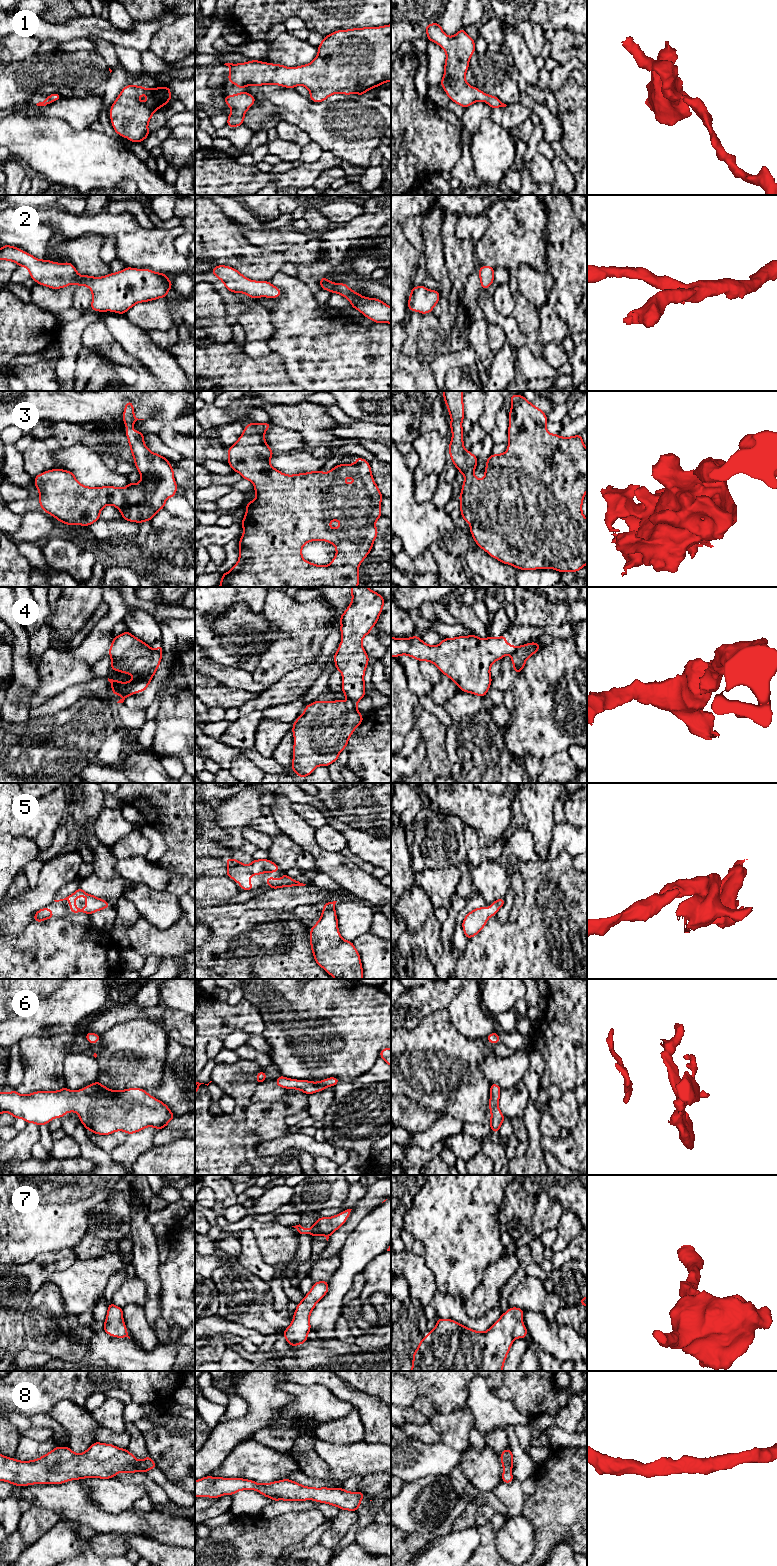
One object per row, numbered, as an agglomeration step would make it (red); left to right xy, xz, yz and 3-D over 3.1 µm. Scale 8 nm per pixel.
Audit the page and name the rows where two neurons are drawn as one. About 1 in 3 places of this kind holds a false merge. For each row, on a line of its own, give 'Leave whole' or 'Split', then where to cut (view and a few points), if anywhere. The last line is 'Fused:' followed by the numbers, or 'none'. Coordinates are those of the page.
1: Leave whole. No split
2: Leave whole. No split
3: Leave whole. No split
4: Split. Split along yz (517, 647), (511, 654)
5: Leave whole. No split
6: Leave whole. No split
7: Leave whole. No split
8: Leave whole. No split
Fused: 4

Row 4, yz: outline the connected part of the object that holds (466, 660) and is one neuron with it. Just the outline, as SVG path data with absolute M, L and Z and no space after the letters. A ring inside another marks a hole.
M474 634L444 638L436 646L426 644L417 635L412 638L391 637L392 657L408 655L420 662L429 661L448 676L461 692L481 697L485 697L491 687L490 667L516 649L516 646L506 642L504 634L486 639Z

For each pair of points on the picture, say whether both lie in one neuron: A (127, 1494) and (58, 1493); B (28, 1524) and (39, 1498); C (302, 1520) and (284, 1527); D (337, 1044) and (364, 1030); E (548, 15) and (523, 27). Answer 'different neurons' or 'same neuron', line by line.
A: different neurons
B: different neurons
C: same neuron
D: different neurons
E: different neurons

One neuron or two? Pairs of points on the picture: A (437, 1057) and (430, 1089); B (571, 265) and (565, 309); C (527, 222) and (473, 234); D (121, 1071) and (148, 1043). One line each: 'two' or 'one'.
A: one
B: one
C: two
D: one

